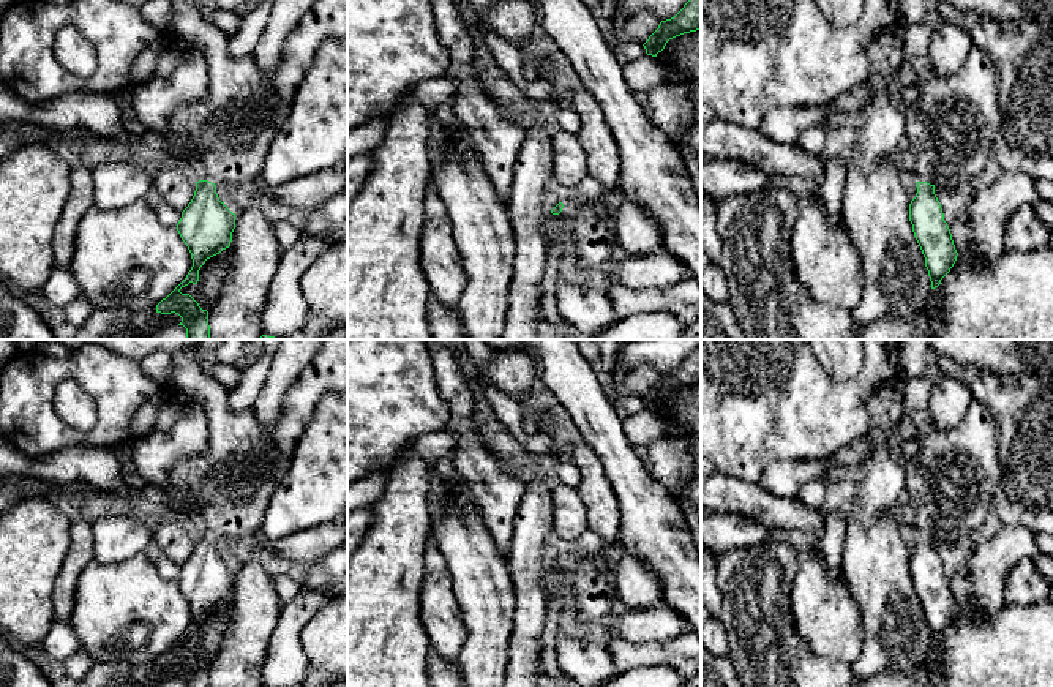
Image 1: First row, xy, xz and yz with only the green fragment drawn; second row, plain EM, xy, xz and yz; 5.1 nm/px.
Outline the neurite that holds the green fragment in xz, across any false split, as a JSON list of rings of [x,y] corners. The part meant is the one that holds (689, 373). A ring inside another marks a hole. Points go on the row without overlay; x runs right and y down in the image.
[[[701,347],[690,352],[674,371],[661,374],[643,400],[647,409],[657,411],[669,393],[696,384],[701,384]]]

